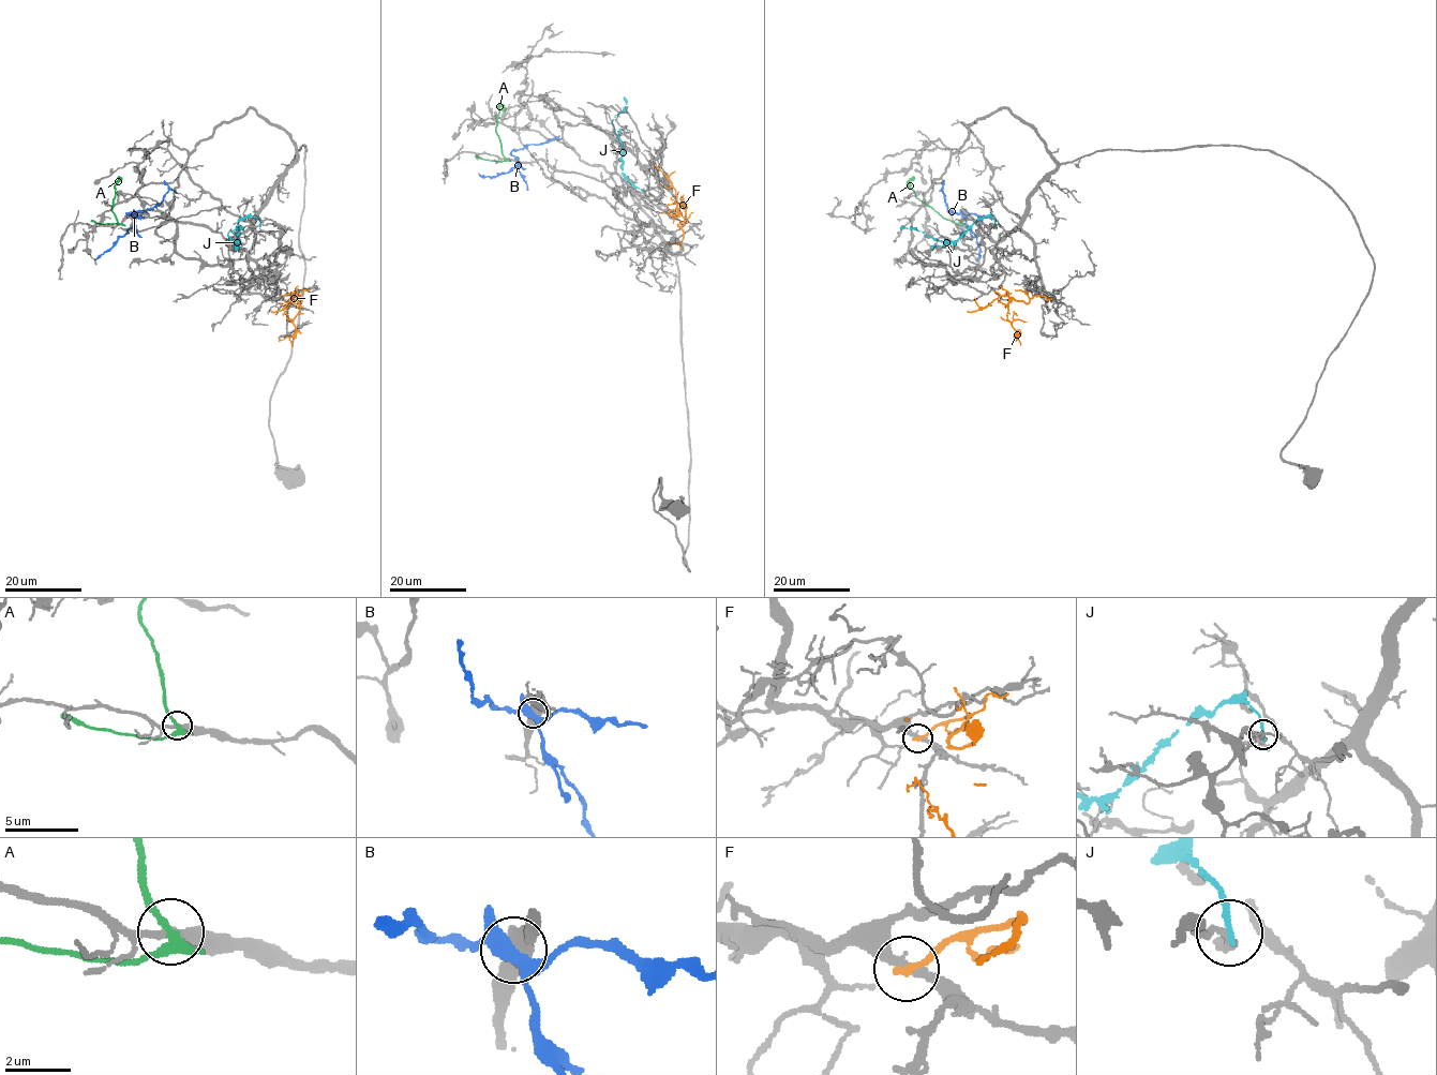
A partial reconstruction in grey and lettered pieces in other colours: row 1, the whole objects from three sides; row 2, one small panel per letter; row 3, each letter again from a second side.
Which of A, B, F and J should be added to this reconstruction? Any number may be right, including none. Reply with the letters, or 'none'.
none

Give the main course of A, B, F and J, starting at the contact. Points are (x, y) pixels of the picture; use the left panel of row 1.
A: (121, 224), (111, 210), (119, 176)
B: (133, 214), (126, 213), (155, 207), (168, 191), (164, 180)
F: (285, 301), (299, 296), (294, 302), (300, 299), (293, 296), (285, 307), (270, 311)
J: (259, 225), (255, 217), (241, 219), (238, 222), (239, 241), (233, 241), (228, 232), (239, 227)

